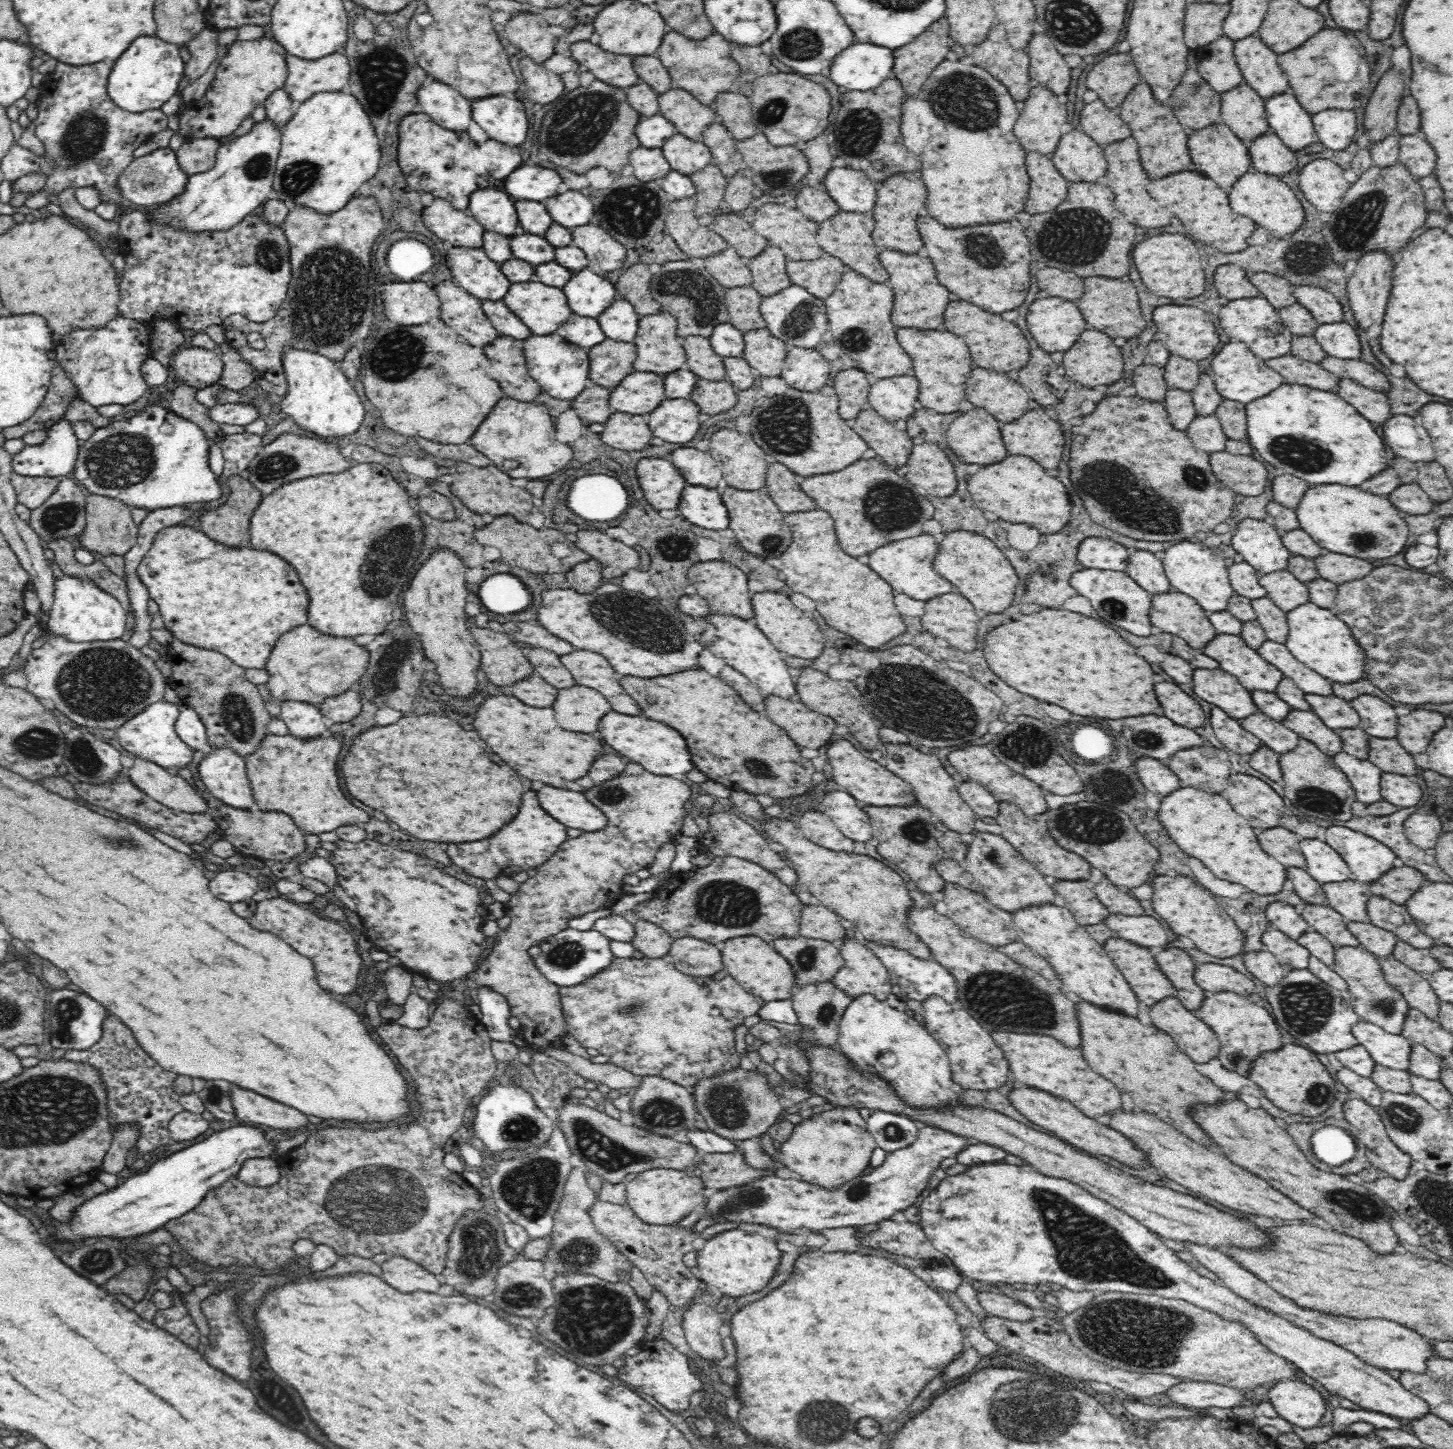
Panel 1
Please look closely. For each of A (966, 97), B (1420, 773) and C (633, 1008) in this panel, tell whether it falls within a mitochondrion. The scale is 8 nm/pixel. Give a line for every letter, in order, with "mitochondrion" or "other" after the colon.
A: mitochondrion
B: other
C: mitochondrion

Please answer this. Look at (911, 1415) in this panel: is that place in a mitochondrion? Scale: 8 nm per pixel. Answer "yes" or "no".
no

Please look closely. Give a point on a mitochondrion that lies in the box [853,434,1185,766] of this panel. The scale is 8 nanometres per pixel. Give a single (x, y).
(912, 697)

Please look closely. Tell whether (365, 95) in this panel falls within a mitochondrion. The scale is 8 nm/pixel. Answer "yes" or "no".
yes

